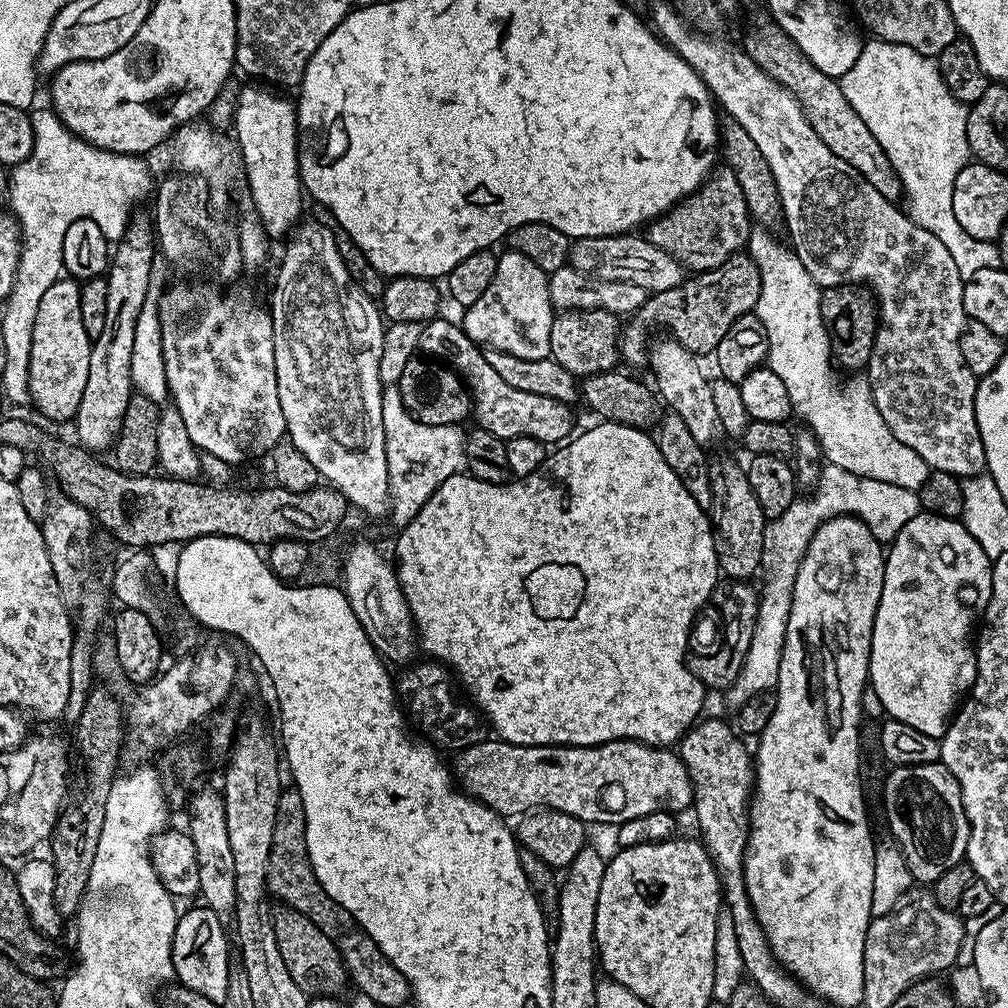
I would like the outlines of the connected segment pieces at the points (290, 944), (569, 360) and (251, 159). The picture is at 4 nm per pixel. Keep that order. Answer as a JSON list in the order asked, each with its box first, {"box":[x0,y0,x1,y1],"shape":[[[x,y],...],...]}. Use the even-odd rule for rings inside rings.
[{"box":[272,907,350,998],"shape":[[[277,907],[272,917],[274,934],[278,938],[278,951],[282,953],[282,962],[286,962],[286,970],[290,970],[290,978],[294,978],[294,982],[298,982],[298,986],[310,998],[339,997],[344,983],[347,985],[350,977],[348,969],[344,966],[344,959],[340,957],[334,942],[330,942],[330,938],[326,938],[326,934],[322,934],[322,930],[318,930],[318,926],[310,922],[310,918],[306,918],[293,908]]]},{"box":[550,310,620,378],"shape":[[[606,310],[557,311],[550,326],[550,356],[577,378],[610,372],[617,367],[620,352],[616,349],[616,335],[620,328],[618,318]]]},{"box":[234,82,306,238],"shape":[[[248,82],[248,85],[246,85],[244,89],[242,87],[239,89],[236,98],[236,114],[234,117],[234,139],[237,146],[240,148],[242,158],[245,162],[246,178],[249,180],[249,190],[250,194],[253,196],[252,204],[255,208],[257,218],[260,220],[260,223],[264,225],[264,231],[272,238],[284,235],[284,237],[287,237],[289,233],[293,231],[294,226],[301,223],[302,217],[300,217],[300,215],[302,215],[303,212],[305,215],[306,212],[306,204],[304,208],[306,193],[304,191],[304,185],[300,183],[300,163],[298,162],[298,154],[300,153],[300,129],[296,122],[296,106],[291,99],[288,101],[283,95],[287,96],[283,91],[277,90],[275,87],[269,86],[267,83]]]}]

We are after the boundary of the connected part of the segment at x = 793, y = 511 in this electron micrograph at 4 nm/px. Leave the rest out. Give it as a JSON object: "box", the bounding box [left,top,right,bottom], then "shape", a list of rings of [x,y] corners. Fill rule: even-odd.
{"box":[726,463,921,709],"shape":[[[830,463],[821,467],[820,480],[808,495],[812,494],[805,500],[804,497],[797,498],[777,520],[768,520],[764,525],[764,592],[762,588],[759,593],[758,618],[754,626],[754,638],[750,638],[750,650],[746,650],[746,662],[742,662],[738,678],[734,678],[726,693],[726,699],[732,703],[733,709],[750,702],[754,694],[773,691],[776,667],[782,662],[784,627],[790,618],[790,602],[794,598],[794,578],[819,528],[835,516],[856,516],[872,531],[876,540],[891,542],[898,530],[902,530],[902,526],[906,526],[906,522],[910,522],[910,518],[921,511],[920,497],[915,491],[874,478],[858,477]]]}

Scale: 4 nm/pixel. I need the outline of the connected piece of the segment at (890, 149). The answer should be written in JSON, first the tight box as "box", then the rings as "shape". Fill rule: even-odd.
{"box":[839,38,1000,278],"shape":[[[875,38],[869,39],[861,47],[858,54],[858,62],[854,62],[854,66],[850,66],[850,70],[846,70],[844,76],[839,77],[842,90],[846,94],[846,102],[850,102],[850,106],[854,106],[854,110],[858,110],[858,118],[862,118],[862,122],[866,122],[866,126],[870,128],[871,134],[881,143],[882,150],[886,152],[894,170],[897,172],[898,178],[901,180],[903,188],[903,199],[908,202],[906,207],[906,215],[918,226],[922,226],[926,230],[930,230],[930,234],[934,234],[934,238],[938,238],[938,242],[942,242],[942,246],[946,246],[946,250],[950,250],[950,258],[954,258],[954,266],[958,266],[960,275],[967,278],[978,274],[978,270],[986,270],[987,268],[1000,267],[1000,259],[998,258],[998,250],[995,243],[990,240],[979,240],[978,238],[970,238],[970,234],[966,234],[966,230],[962,230],[962,226],[958,226],[958,218],[954,218],[954,210],[952,203],[954,202],[954,184],[958,178],[958,174],[970,162],[970,153],[968,151],[968,139],[966,138],[966,126],[968,125],[968,108],[962,102],[958,102],[950,94],[950,90],[946,86],[946,82],[940,73],[940,67],[936,65],[935,59],[930,56],[918,54],[918,50],[914,50],[910,46],[902,46],[901,44],[887,44],[884,40]]]}

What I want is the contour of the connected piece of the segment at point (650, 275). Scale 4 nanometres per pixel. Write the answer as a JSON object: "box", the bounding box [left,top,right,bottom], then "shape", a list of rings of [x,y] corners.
{"box":[568,234,686,292],"shape":[[[625,234],[622,236],[591,236],[576,240],[568,253],[568,264],[582,270],[586,275],[610,282],[634,282],[647,292],[674,290],[683,284],[686,270],[666,250],[658,250],[644,234]]]}

